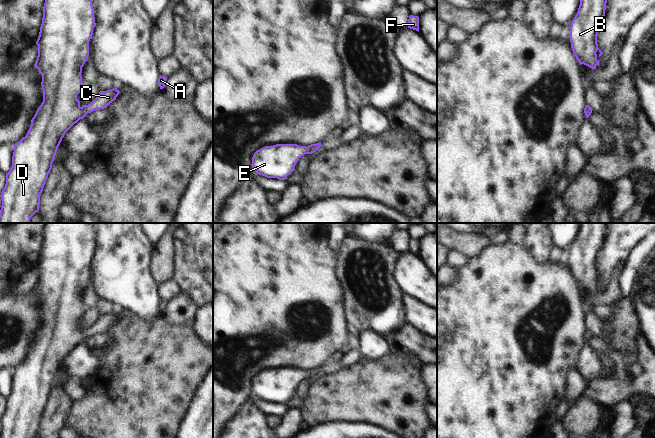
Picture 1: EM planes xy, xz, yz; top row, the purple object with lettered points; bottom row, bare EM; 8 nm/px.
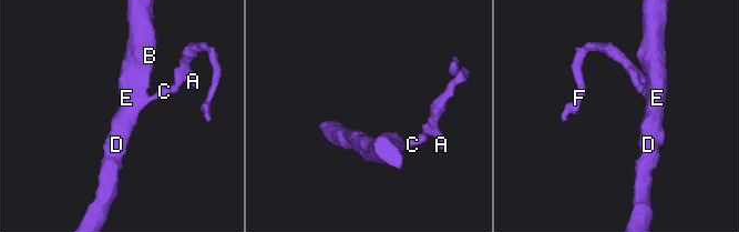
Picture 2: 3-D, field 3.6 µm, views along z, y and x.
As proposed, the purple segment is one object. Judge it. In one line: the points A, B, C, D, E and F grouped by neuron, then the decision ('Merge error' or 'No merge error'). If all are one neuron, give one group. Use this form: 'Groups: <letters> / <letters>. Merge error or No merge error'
Groups: A B C D E F. No merge error

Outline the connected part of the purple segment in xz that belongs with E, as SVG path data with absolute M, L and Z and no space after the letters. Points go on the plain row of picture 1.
M321 366L307 371L297 368L265 370L254 377L252 393L267 402L285 404L302 380L316 376L320 371Z

